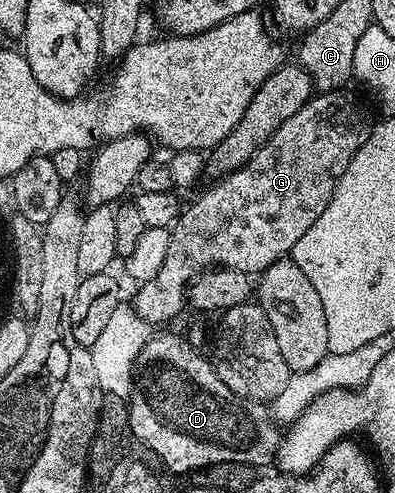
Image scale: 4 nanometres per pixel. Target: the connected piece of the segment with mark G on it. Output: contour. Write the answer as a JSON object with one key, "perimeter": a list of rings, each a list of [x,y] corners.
{"perimeter":[[[346,90],[324,91],[312,94],[311,100],[253,156],[248,163],[241,165],[233,173],[222,176],[208,191],[203,191],[191,204],[182,208],[181,214],[170,228],[171,240],[165,253],[165,261],[161,261],[161,269],[157,269],[157,277],[138,284],[139,292],[133,300],[133,308],[141,318],[150,325],[167,323],[182,313],[187,303],[187,289],[192,281],[203,271],[212,267],[228,267],[244,271],[249,277],[258,276],[269,265],[281,258],[290,256],[293,245],[305,237],[305,229],[325,213],[329,201],[335,192],[337,181],[345,169],[349,169],[349,161],[365,145],[371,135],[372,120],[367,120],[363,107]]]}

